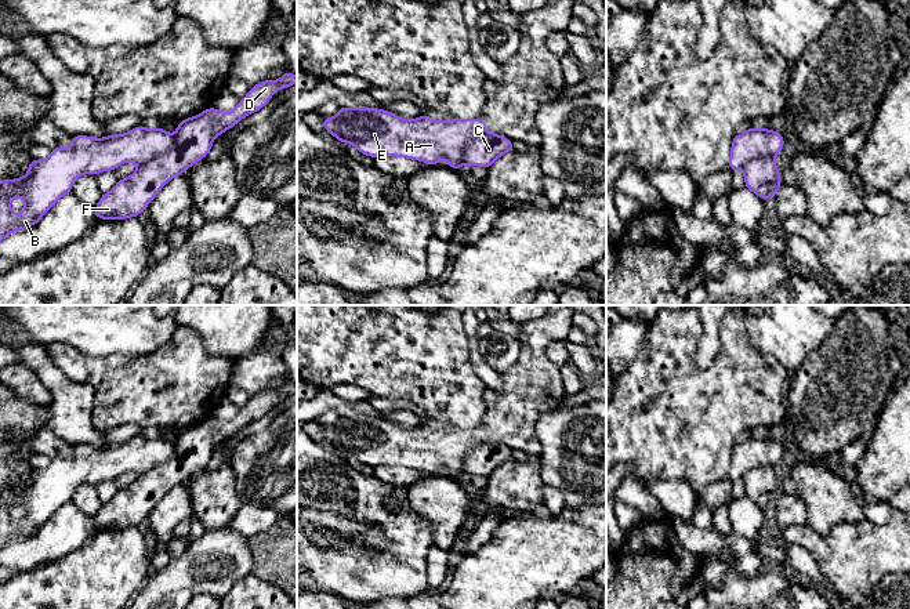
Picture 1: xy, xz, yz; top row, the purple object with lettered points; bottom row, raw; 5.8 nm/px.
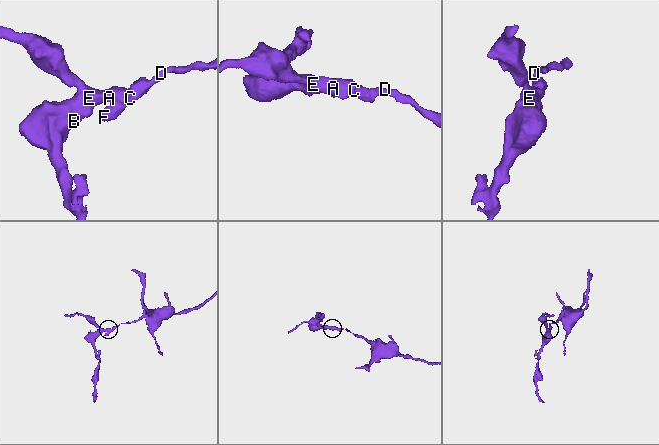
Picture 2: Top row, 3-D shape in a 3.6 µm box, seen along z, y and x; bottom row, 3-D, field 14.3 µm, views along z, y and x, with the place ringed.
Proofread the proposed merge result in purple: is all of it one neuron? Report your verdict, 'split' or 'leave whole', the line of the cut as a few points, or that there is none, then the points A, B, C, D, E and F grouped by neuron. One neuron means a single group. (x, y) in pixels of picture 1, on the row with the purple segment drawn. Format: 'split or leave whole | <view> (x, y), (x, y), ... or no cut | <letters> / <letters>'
split | xy (174, 136), (174, 142), (167, 149), (138, 166) | A B E / C D F

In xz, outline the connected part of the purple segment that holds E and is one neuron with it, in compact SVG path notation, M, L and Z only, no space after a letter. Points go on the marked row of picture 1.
M341 106L336 116L322 120L325 130L334 138L373 159L396 156L431 166L446 159L447 167L457 171L465 164L464 148L487 131L481 117L434 120L421 115L407 120L389 110L367 106Z

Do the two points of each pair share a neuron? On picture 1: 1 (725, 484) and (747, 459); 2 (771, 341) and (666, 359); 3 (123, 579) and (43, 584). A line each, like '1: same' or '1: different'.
1: same
2: different
3: same

